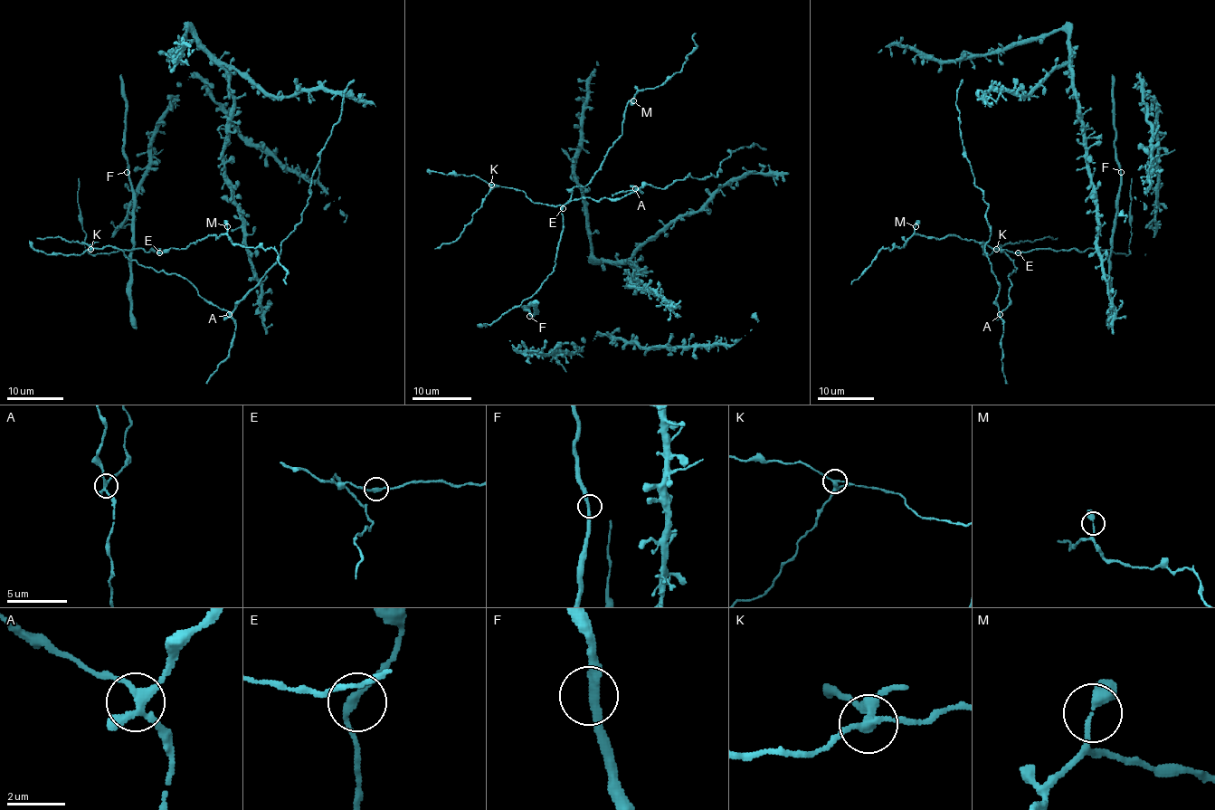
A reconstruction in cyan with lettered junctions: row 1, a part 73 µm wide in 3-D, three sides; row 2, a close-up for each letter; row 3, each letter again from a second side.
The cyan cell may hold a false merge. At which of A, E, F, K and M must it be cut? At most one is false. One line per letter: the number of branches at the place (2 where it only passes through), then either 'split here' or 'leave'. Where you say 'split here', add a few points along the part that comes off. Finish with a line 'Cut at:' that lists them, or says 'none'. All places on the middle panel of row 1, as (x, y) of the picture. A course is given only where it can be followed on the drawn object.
A: 4 | leave
E: 2 | leave
F: 2 | leave
K: 4 | split here | (490, 185), (481, 206), (458, 237), (434, 249)
M: 2 | leave
Cut at: K

